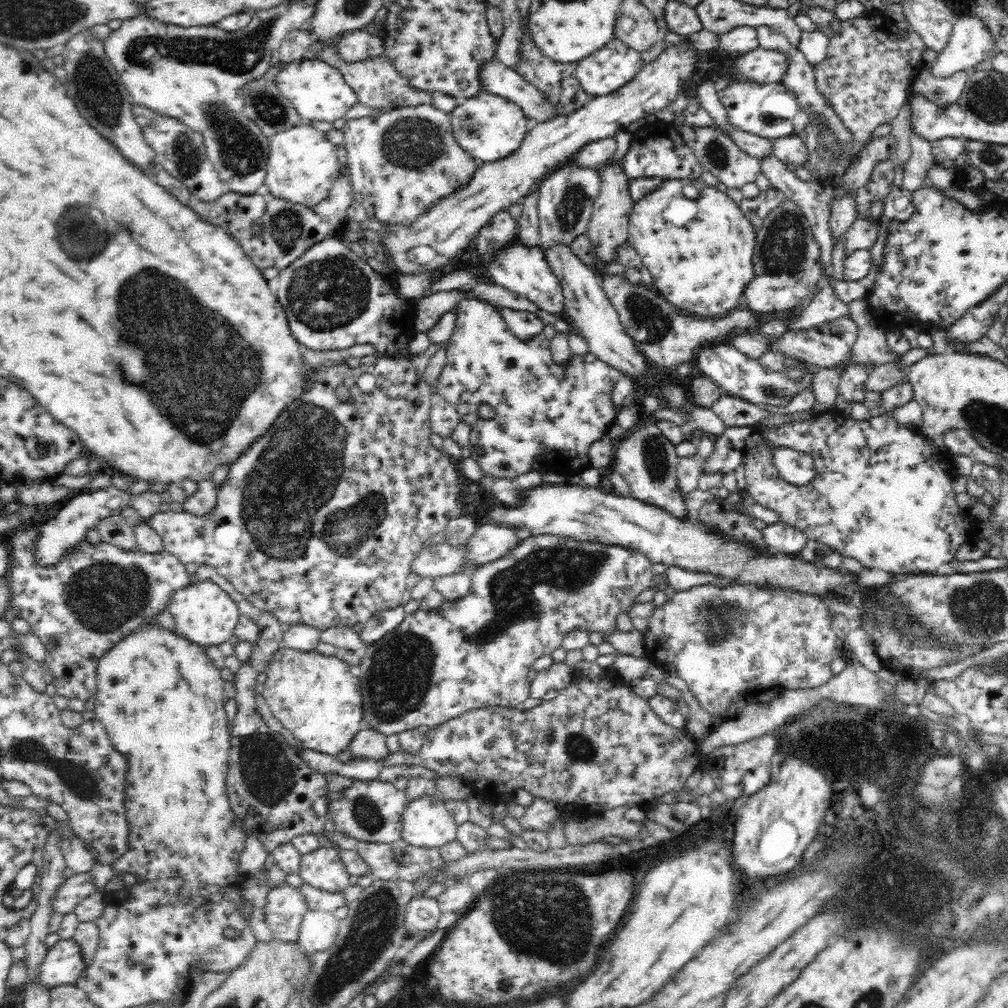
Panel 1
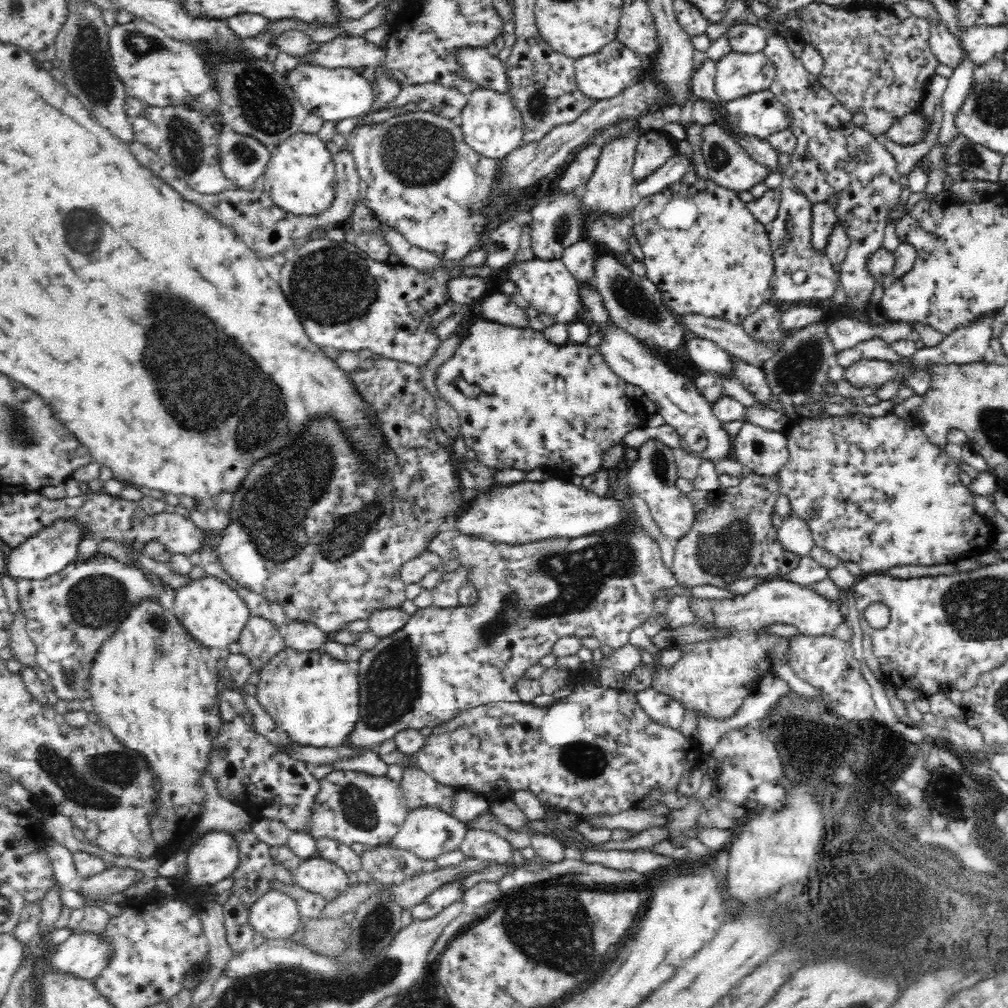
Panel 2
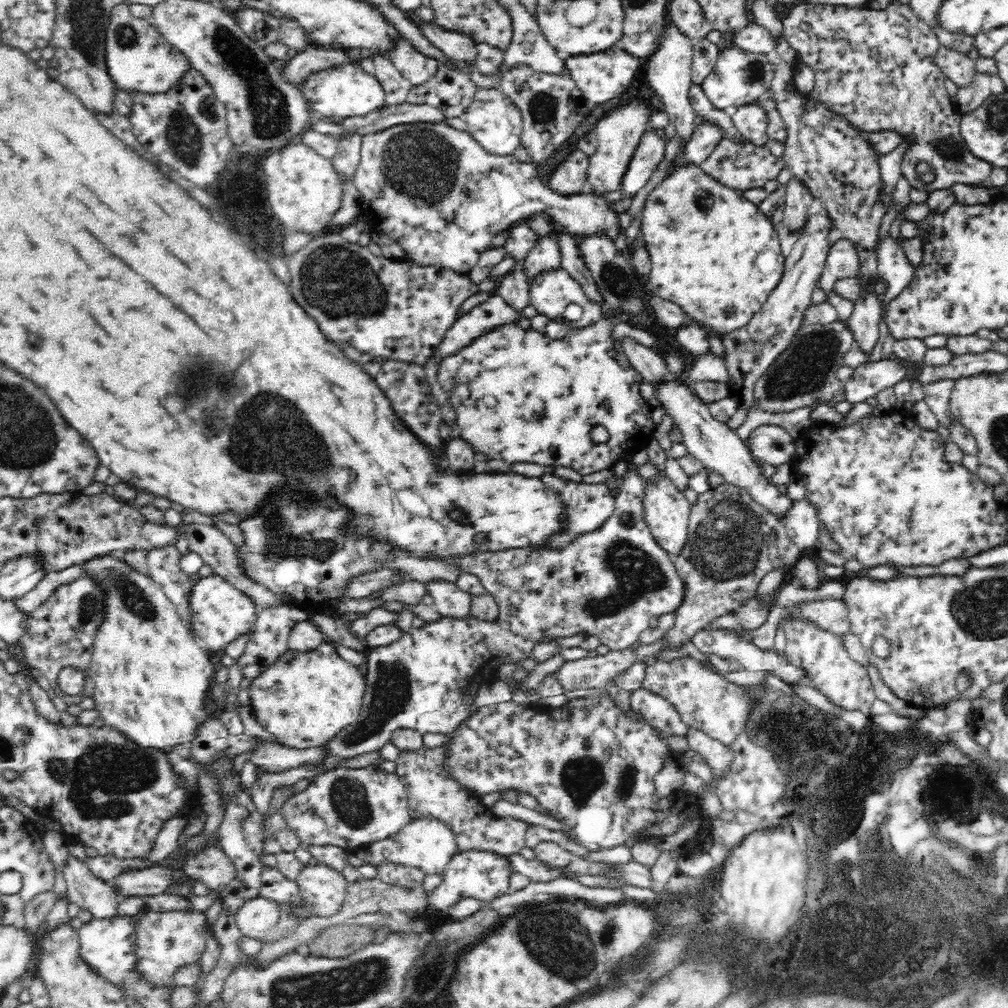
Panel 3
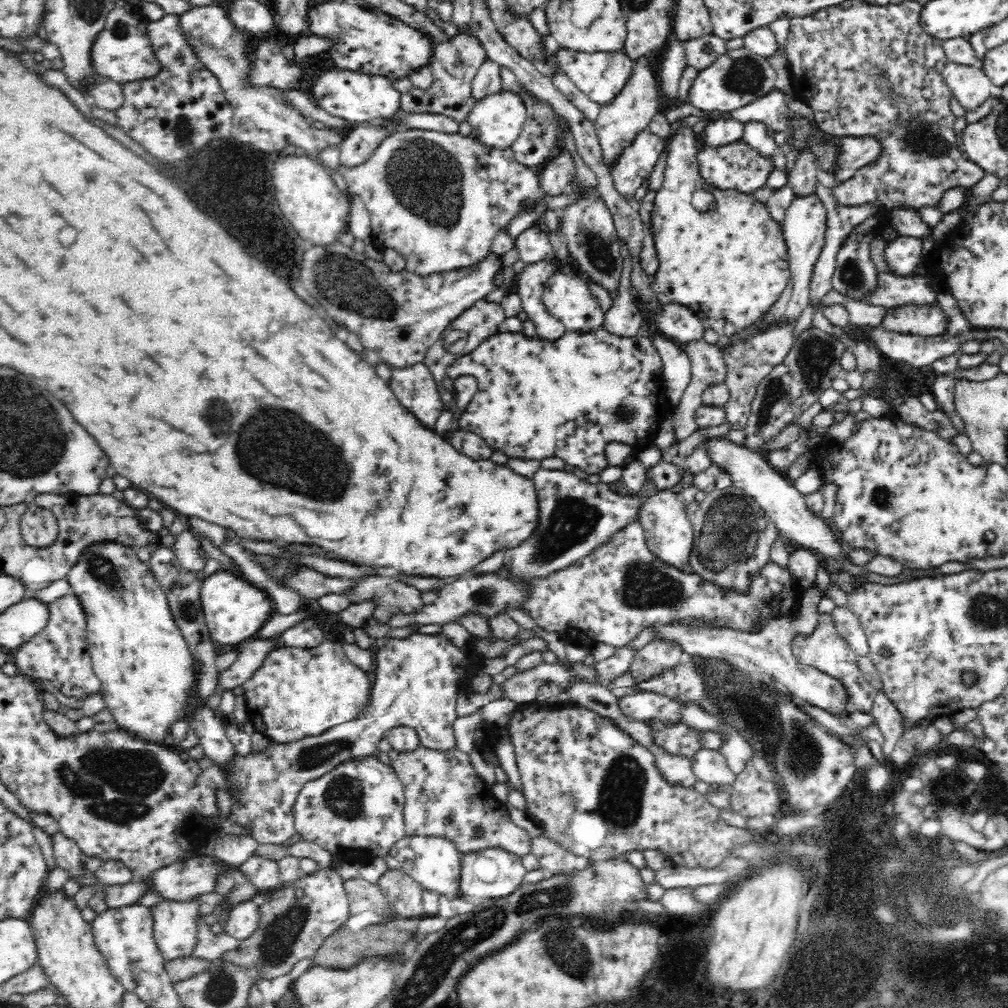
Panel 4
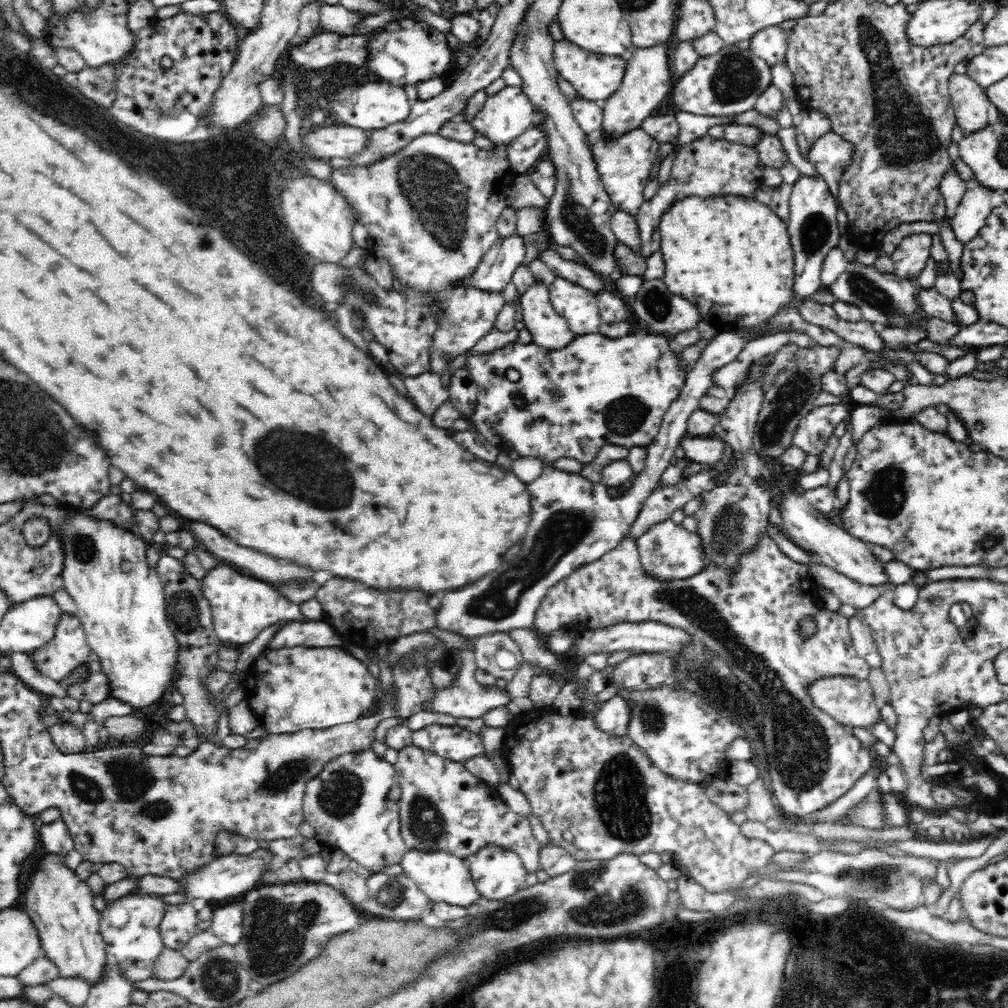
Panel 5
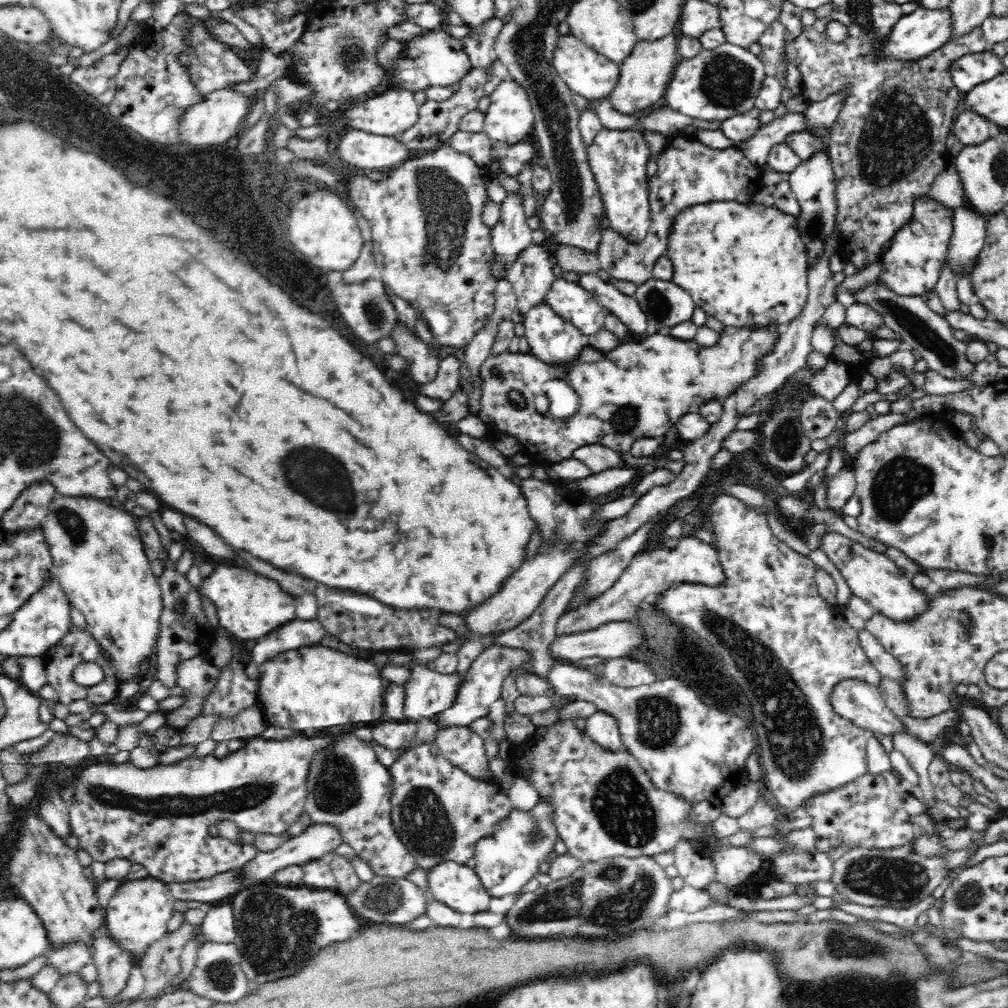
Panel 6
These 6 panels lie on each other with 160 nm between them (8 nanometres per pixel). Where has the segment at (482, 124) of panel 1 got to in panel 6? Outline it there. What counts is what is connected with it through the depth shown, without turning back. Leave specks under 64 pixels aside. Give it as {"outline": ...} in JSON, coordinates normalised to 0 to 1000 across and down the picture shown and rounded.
{"outline":[[[509,79],[498,80],[488,91],[479,125],[479,131],[485,135],[492,156],[496,159],[504,145],[528,135],[529,122],[530,111],[528,111],[528,105],[520,86]]]}

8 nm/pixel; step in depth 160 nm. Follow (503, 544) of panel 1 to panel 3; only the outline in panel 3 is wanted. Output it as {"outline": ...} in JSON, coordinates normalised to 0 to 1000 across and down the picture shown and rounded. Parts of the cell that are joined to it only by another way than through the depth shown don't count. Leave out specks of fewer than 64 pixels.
{"outline":[[[436,576],[424,581],[424,588],[431,593],[430,602],[438,610],[456,613],[465,609],[466,592],[452,578]]]}

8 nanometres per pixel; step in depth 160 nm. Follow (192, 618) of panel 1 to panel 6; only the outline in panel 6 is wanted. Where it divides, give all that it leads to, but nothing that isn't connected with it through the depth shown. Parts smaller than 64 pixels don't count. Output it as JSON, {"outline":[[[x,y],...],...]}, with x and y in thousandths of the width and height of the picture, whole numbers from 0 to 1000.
{"outline":[[[221,560],[212,563],[212,567],[198,579],[198,588],[212,599],[219,629],[227,633],[257,634],[280,619],[292,615],[294,611],[294,597],[288,591],[280,589],[274,577],[254,571],[252,567],[240,563],[230,563]]]}

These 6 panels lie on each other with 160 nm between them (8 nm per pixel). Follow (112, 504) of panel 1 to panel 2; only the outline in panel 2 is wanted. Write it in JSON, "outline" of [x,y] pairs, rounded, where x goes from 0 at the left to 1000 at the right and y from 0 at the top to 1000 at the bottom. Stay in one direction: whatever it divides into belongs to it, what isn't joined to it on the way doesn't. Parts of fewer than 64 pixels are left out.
{"outline":[[[63,514],[63,516],[56,516],[52,518],[52,522],[46,522],[42,526],[38,526],[34,532],[28,534],[20,542],[9,545],[6,560],[6,569],[13,574],[26,573],[27,575],[46,575],[48,571],[60,567],[66,561],[71,559],[78,552],[79,540],[86,532],[86,524],[77,517],[77,514]]]}

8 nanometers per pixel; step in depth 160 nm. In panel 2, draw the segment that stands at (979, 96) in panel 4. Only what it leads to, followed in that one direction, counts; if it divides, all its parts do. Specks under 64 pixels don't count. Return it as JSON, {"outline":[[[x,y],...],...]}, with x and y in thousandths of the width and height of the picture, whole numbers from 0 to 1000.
{"outline":[[[933,17],[921,19],[923,26],[922,44],[925,53],[930,57],[933,63],[943,66],[945,69],[954,62],[955,52],[952,49],[951,41],[942,32],[938,22],[935,22]]]}

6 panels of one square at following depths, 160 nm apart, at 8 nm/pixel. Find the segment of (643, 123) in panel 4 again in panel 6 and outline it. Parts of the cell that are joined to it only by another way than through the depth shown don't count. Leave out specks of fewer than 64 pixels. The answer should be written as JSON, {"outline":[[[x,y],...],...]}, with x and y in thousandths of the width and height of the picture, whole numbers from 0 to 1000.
{"outline":[[[669,34],[650,42],[633,41],[625,56],[615,63],[614,81],[607,88],[604,99],[609,109],[615,111],[615,114],[628,115],[631,111],[647,107],[657,97],[660,98],[662,85],[667,80],[669,68],[674,62]]]}

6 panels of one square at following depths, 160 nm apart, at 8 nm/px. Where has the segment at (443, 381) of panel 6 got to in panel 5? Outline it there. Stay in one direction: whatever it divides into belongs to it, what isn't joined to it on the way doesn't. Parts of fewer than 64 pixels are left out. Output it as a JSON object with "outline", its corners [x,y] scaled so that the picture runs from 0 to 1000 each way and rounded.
{"outline":[[[427,368],[399,374],[404,396],[419,411],[427,414],[444,395],[443,384],[438,380],[437,374],[437,371]]]}

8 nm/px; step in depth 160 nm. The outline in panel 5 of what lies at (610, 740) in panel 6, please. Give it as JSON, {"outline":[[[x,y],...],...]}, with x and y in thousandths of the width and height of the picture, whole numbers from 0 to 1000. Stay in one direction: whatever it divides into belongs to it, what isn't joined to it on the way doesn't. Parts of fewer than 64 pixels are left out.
{"outline":[[[615,689],[609,690],[597,698],[589,713],[601,726],[609,729],[622,728],[627,710],[627,697],[625,693]]]}

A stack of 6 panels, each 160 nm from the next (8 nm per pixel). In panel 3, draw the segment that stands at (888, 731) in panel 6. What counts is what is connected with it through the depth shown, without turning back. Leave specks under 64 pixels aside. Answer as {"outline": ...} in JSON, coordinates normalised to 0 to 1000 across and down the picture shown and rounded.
{"outline":[[[712,624],[692,626],[687,631],[689,643],[699,650],[710,650],[720,655],[732,656],[738,665],[758,666],[768,669],[780,679],[800,676],[800,666],[794,661],[782,658],[781,653],[767,645],[754,645],[727,629],[727,625]]]}

